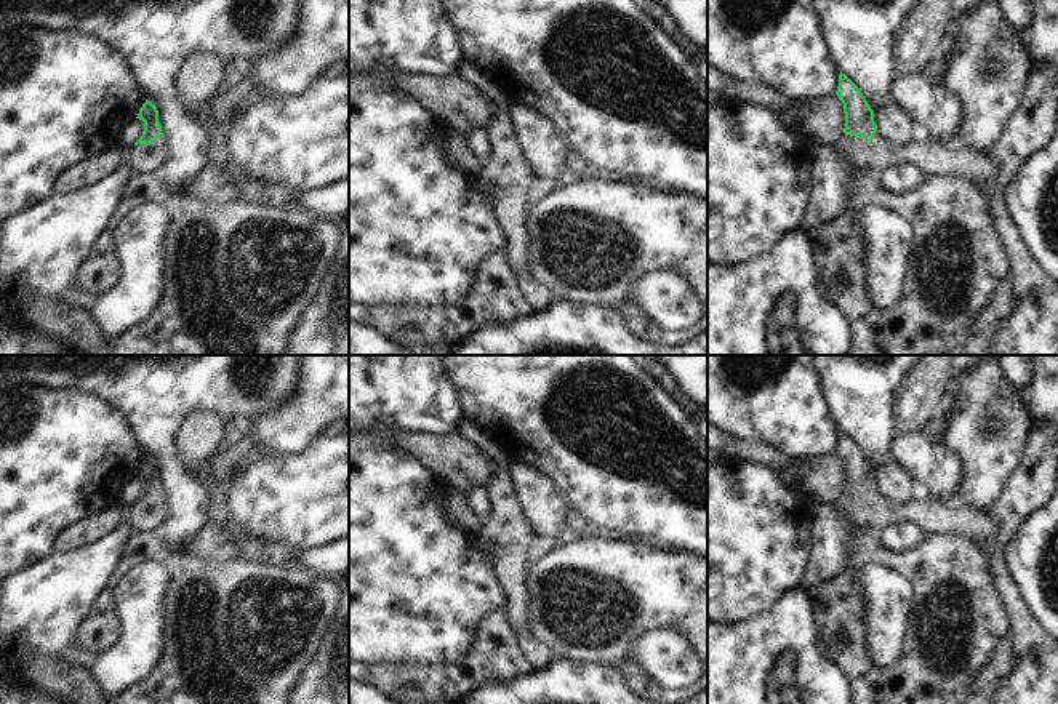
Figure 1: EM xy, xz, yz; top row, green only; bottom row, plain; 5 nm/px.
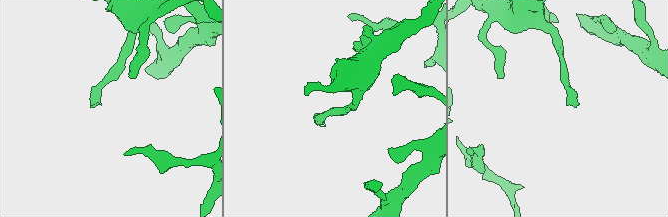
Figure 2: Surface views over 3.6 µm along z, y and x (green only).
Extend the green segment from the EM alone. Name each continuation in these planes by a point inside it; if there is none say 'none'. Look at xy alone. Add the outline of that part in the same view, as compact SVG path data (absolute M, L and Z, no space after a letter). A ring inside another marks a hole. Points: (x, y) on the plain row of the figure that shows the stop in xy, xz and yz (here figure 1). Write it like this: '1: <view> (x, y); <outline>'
1: xy (141, 517); M158 494L152 502L138 502L126 507L125 522L136 533L152 533L166 518L165 494Z

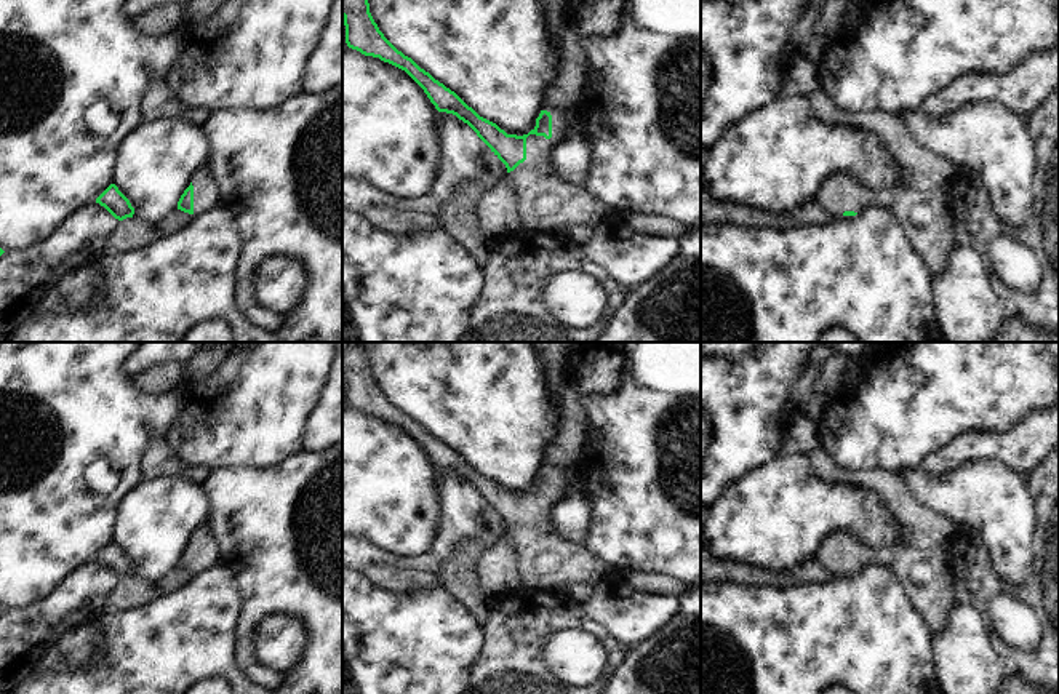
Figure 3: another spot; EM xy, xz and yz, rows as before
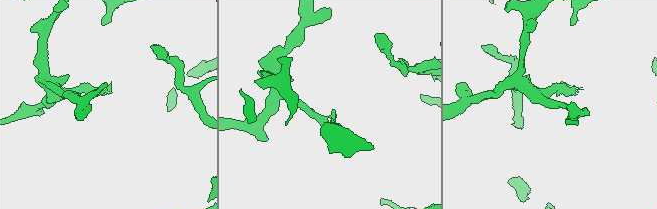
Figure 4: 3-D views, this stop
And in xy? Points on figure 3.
1: xy (205, 549); M202 526L194 536L194 574L214 566L219 560L219 547L206 526Z

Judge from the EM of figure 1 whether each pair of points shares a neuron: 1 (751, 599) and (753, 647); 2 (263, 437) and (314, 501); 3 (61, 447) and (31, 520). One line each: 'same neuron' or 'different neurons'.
1: different neurons
2: different neurons
3: same neuron

